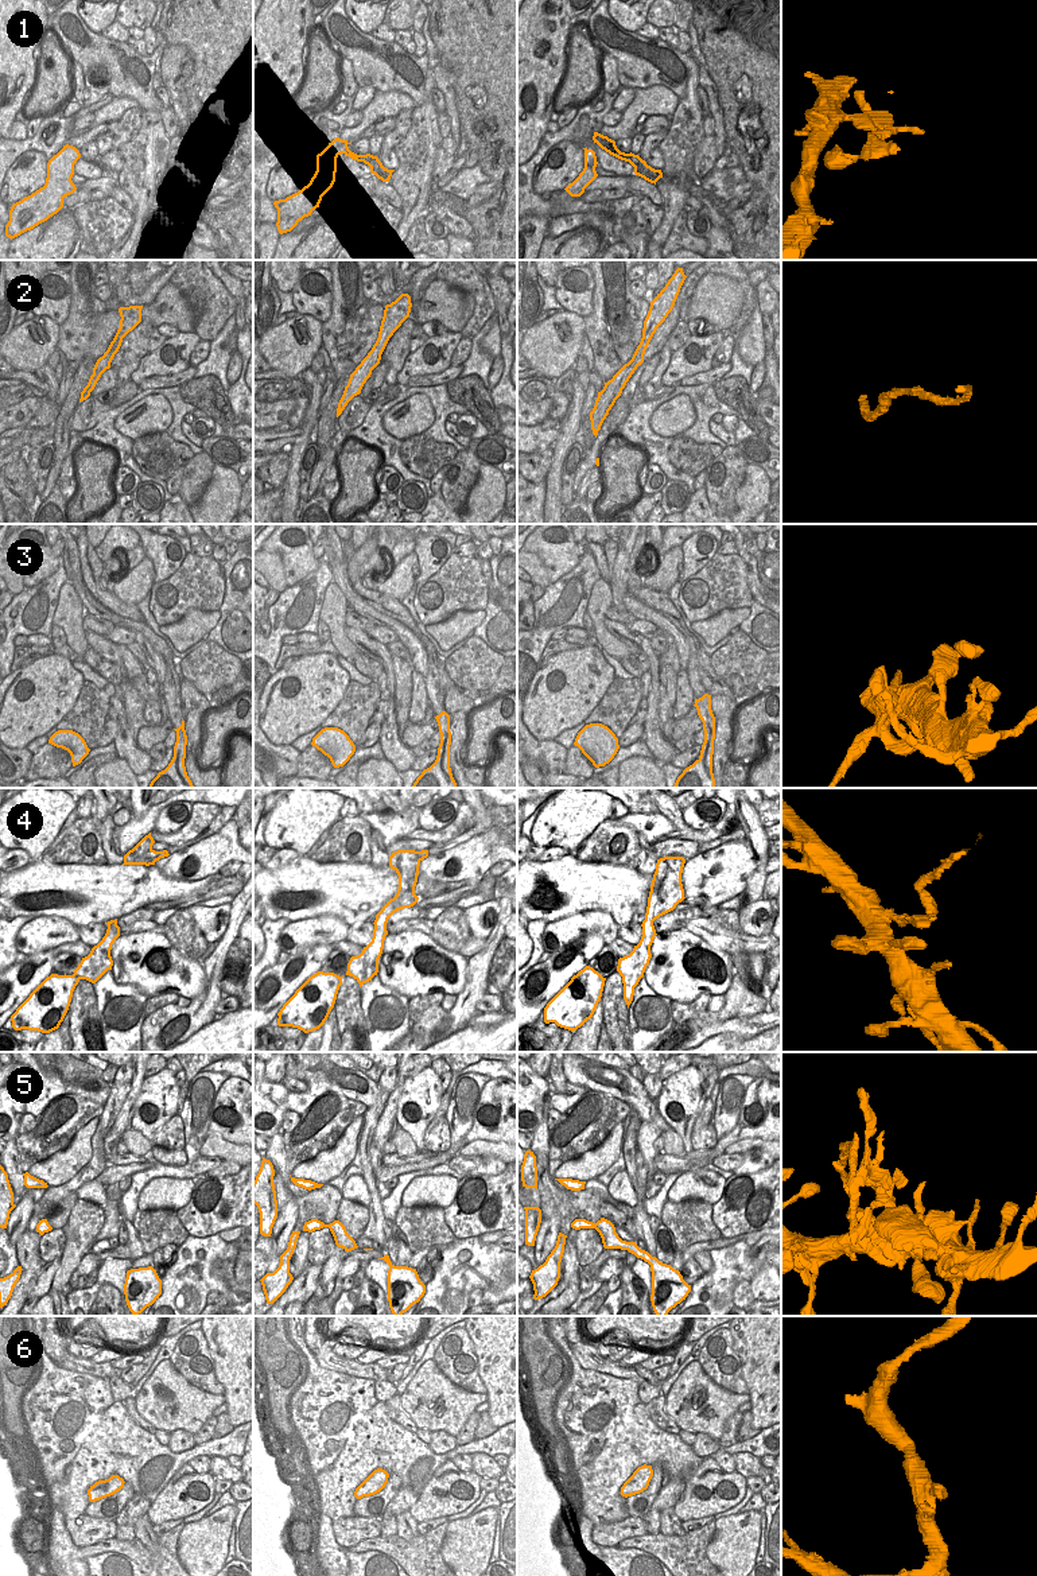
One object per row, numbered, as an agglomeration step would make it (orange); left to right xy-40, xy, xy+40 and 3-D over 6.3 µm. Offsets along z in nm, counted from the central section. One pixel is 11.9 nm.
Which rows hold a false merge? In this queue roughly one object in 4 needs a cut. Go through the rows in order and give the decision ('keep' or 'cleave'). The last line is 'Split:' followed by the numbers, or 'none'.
1: cleave
2: keep
3: keep
4: cleave
5: cleave
6: keep
Split: 1, 4, 5

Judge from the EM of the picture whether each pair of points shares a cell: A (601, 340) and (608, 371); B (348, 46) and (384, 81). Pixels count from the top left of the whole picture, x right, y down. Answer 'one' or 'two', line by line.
A: one
B: one

